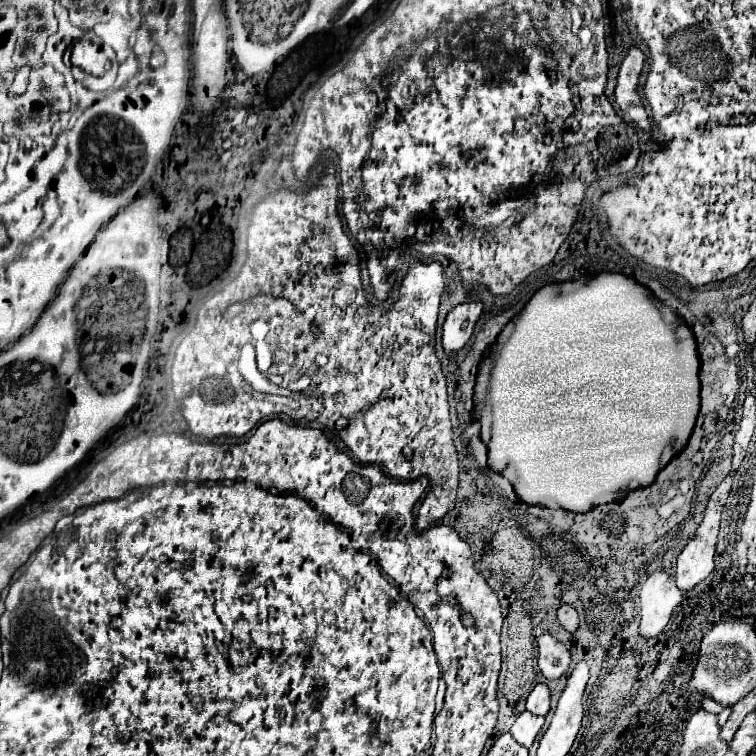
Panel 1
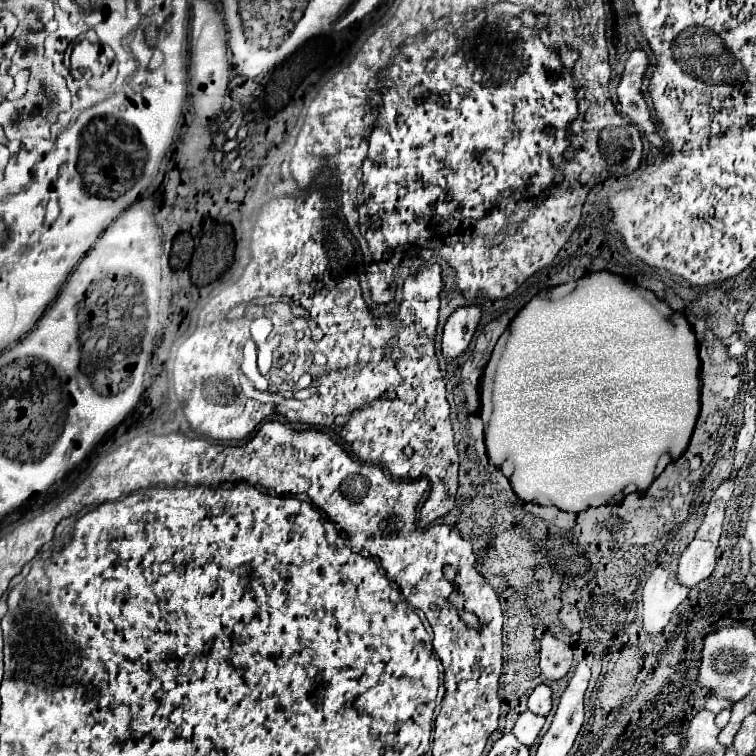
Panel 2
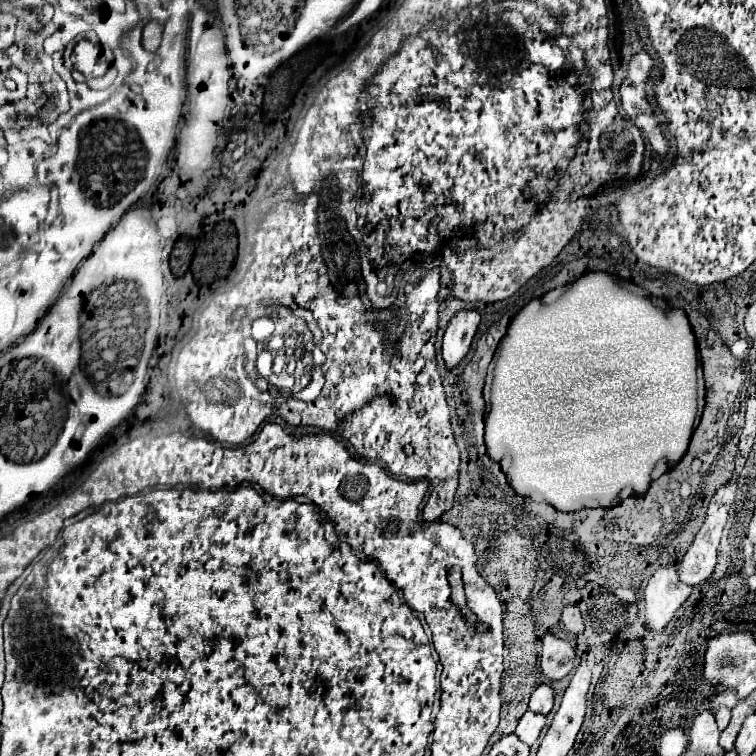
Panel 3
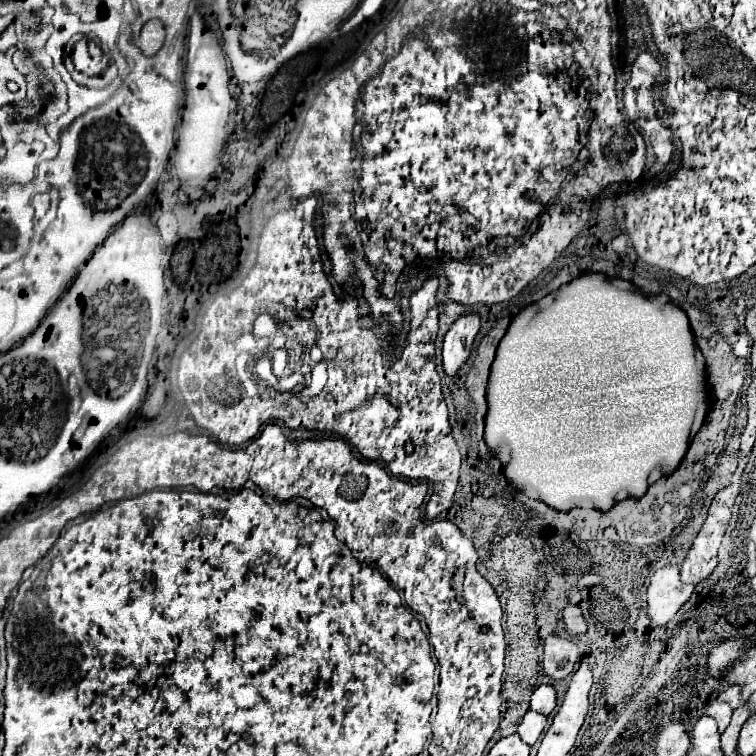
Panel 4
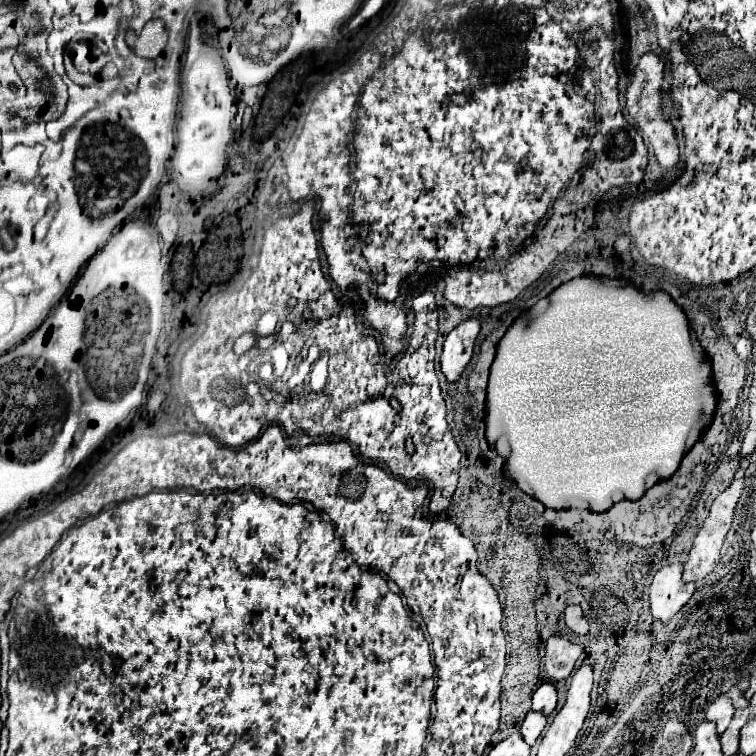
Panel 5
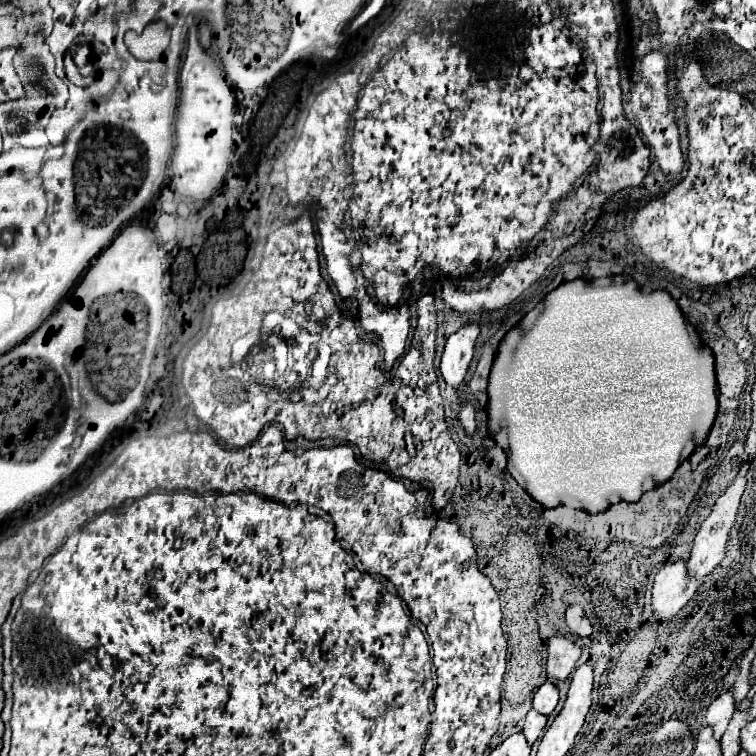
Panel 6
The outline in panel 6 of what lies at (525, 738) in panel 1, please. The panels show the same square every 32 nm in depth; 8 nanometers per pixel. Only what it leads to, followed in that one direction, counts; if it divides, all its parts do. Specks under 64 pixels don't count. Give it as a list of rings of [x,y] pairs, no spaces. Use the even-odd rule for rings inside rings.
[[[534,710],[528,712],[526,722],[524,722],[524,728],[522,728],[522,734],[526,736],[528,744],[534,744],[534,742],[538,740],[538,736],[540,736],[540,732],[544,730],[546,722],[548,722],[548,718],[546,718],[544,714],[538,714],[538,712],[534,712]]]

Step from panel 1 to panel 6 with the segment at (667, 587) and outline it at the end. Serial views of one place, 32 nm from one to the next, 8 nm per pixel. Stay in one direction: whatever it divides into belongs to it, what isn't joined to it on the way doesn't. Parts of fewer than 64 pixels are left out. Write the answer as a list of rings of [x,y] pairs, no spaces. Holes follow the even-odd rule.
[[[674,562],[666,564],[664,570],[658,570],[652,586],[652,610],[658,620],[664,612],[664,622],[674,618],[694,596],[698,582],[686,576],[686,564]]]

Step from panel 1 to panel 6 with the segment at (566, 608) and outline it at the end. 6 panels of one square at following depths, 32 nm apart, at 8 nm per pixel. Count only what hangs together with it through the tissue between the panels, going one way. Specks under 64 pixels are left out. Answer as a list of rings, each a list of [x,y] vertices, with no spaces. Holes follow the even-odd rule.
[[[568,606],[568,610],[566,610],[566,624],[578,636],[590,636],[592,634],[592,626],[590,626],[588,618],[584,616],[582,606]]]

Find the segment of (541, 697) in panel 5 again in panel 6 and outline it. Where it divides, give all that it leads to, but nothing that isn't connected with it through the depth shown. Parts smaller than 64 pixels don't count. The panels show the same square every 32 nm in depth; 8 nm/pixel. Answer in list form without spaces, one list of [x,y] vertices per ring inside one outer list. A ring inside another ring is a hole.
[[[546,682],[544,686],[540,686],[534,694],[534,710],[544,714],[544,716],[550,716],[554,712],[558,704],[558,690],[552,682]]]

